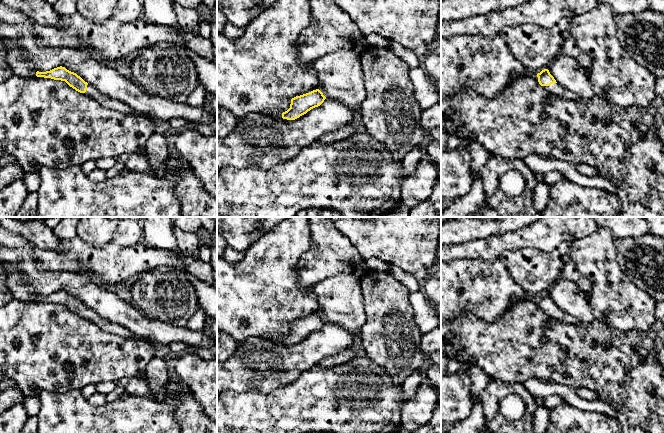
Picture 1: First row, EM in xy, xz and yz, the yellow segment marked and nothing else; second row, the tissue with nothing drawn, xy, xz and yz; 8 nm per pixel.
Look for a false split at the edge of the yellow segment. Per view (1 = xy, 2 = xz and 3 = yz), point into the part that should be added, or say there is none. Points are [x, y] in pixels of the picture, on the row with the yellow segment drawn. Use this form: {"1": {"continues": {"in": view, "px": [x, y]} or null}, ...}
{"1": {"continues": {"in": "xy", "px": [105, 101]}}, "2": {"continues": null}, "3": {"continues": {"in": "yz", "px": [555, 89]}}}

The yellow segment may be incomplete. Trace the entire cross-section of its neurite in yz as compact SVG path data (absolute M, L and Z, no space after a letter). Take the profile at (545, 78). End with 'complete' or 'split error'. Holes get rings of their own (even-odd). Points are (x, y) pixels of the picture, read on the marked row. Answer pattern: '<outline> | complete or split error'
M548 69L542 70L537 74L537 77L539 84L550 94L567 100L576 100L579 98L575 93L559 85Z | split error

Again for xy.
M60 66L46 72L37 71L36 76L65 81L70 87L93 98L101 106L107 109L115 110L124 114L127 114L131 111L127 104L102 94L94 86L88 84L76 73L67 70L65 67Z | split error

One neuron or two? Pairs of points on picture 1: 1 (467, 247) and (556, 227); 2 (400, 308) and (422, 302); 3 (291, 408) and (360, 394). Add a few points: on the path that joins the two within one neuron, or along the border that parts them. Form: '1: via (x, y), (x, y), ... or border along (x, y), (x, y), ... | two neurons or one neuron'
1: via (489, 248), (504, 241), (522, 239), (534, 235) | one neuron
2: border along (409, 292), (414, 321), (418, 326) | two neurons
3: via (308, 405), (320, 400), (343, 400) | one neuron

